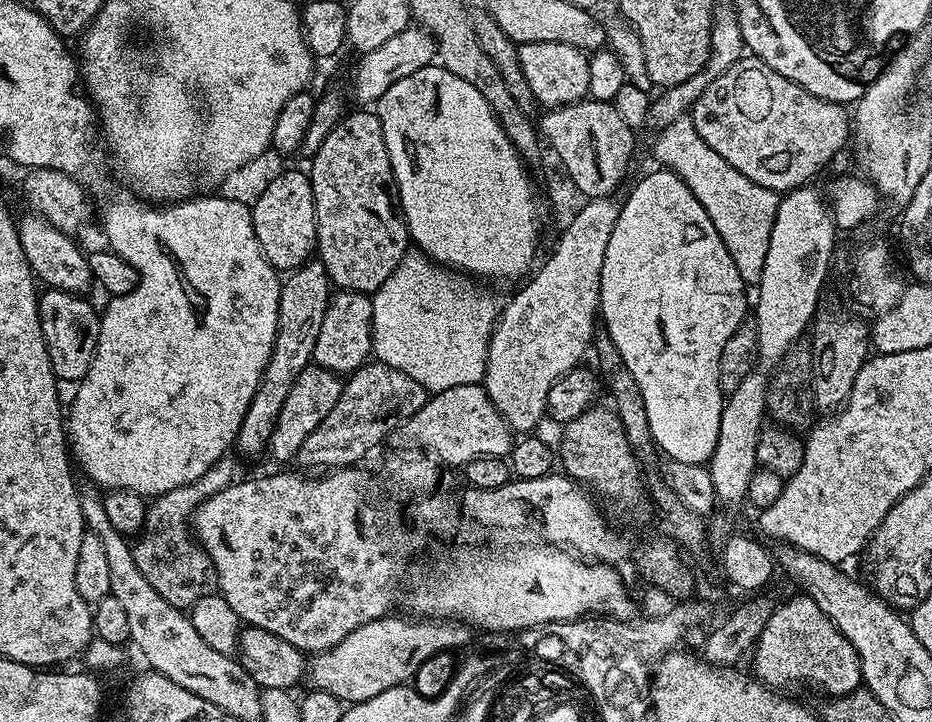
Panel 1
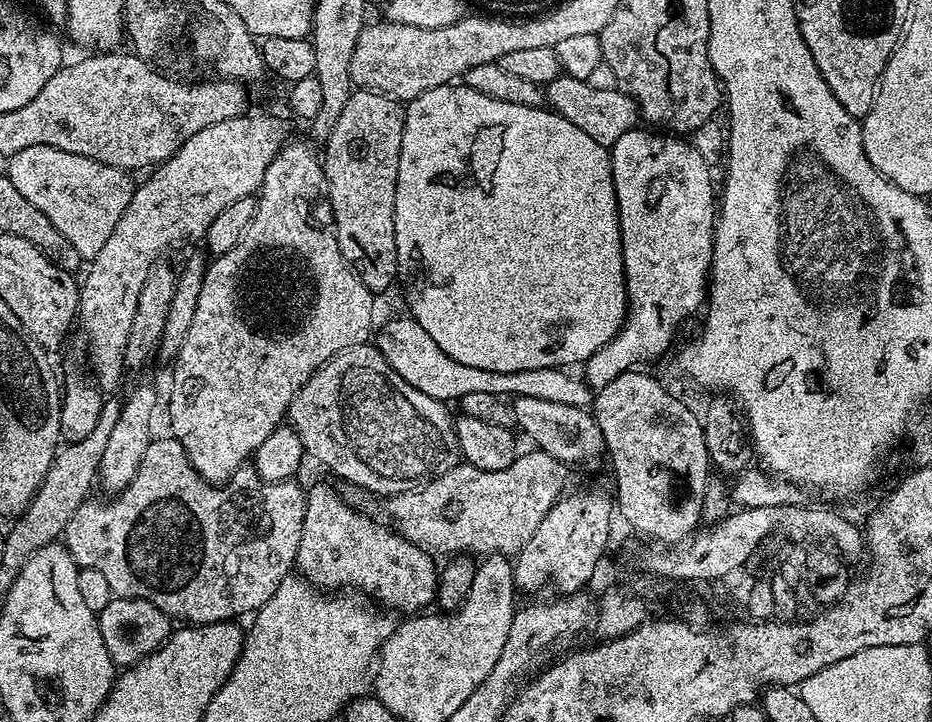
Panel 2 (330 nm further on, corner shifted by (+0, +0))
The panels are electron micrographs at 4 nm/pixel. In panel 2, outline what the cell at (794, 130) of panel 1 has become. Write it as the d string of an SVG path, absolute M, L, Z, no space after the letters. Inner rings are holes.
M563 74L554 78L554 82L546 86L546 104L551 111L564 116L566 122L574 122L578 130L590 134L594 142L598 142L607 149L611 149L612 144L618 142L618 138L622 138L622 134L637 127L641 119L639 107L627 91L619 87L610 90L594 90L594 86L590 86L588 81L570 78Z

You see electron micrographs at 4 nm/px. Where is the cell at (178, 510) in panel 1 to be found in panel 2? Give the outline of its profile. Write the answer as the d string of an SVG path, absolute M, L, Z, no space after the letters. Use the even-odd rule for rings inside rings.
M153 438L150 446L146 446L146 455L142 457L142 466L138 466L138 474L134 474L132 481L122 491L115 493L114 498L109 499L112 500L109 504L104 500L89 498L82 506L78 506L74 518L70 518L64 531L62 537L64 547L74 558L77 568L93 568L104 575L113 597L121 600L145 600L158 606L173 621L183 622L188 626L222 624L240 618L236 616L247 617L249 614L255 614L262 606L266 606L266 602L270 602L270 598L274 598L274 590L278 590L278 586L282 586L282 582L296 568L298 542L302 542L302 526L308 509L305 489L303 487L300 489L295 479L282 480L277 484L267 483L255 467L245 466L232 475L227 485L228 492L220 492L224 490L217 490L207 480L202 479L198 470L188 460L183 446L175 438L167 439Z

